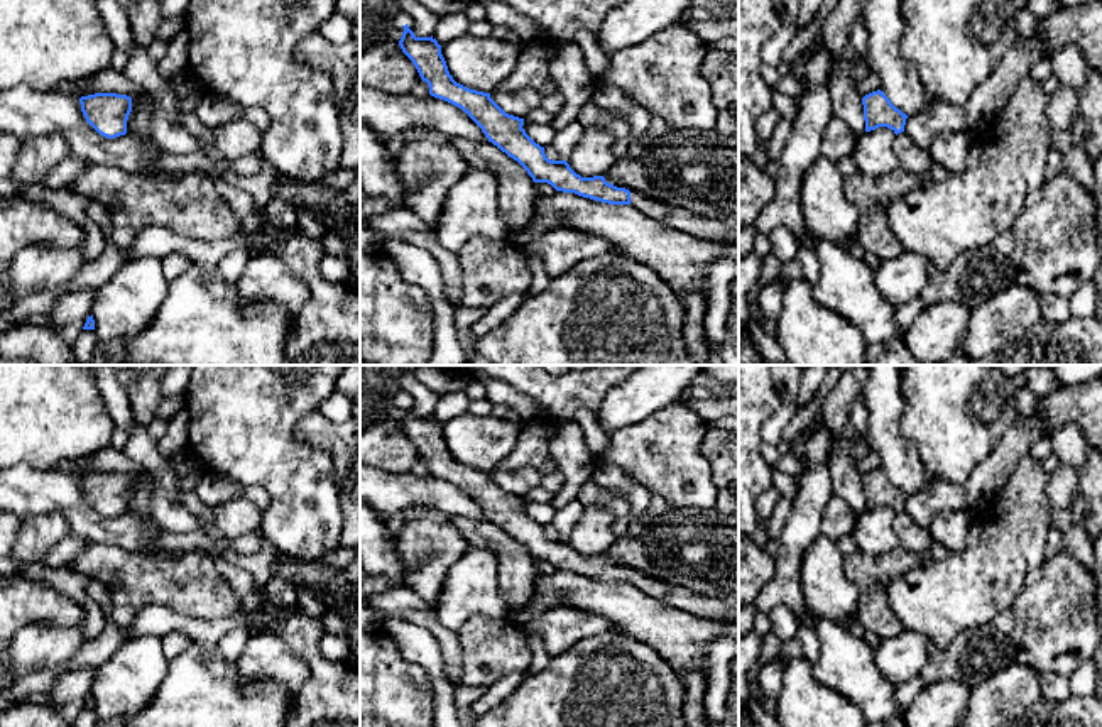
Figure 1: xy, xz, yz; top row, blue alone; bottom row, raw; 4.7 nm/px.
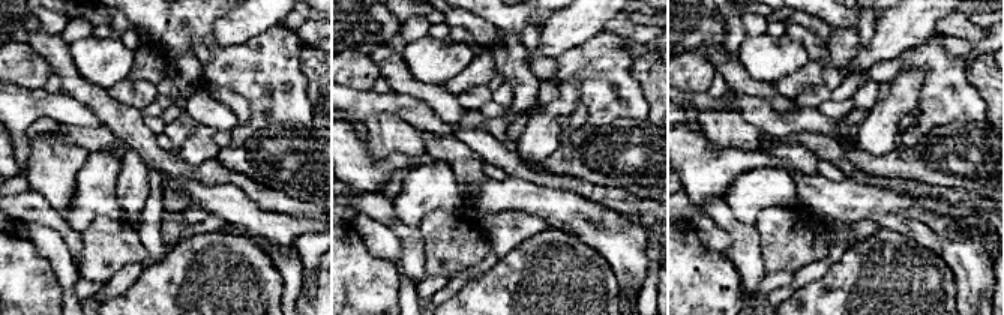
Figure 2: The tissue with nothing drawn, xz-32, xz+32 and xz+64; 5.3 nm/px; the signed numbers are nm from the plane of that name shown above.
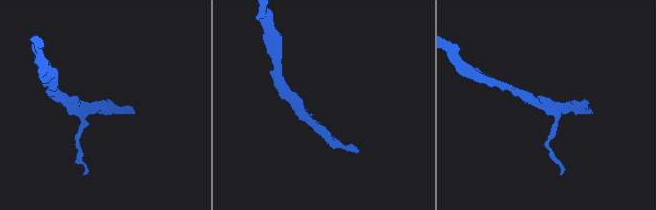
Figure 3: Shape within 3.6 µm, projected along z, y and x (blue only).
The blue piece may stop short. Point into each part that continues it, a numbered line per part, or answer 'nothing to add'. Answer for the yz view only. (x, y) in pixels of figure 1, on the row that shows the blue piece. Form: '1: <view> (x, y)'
nothing to add

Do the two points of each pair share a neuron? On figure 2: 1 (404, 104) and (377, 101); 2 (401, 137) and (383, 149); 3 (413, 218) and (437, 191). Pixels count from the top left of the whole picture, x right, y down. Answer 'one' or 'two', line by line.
1: one
2: one
3: one

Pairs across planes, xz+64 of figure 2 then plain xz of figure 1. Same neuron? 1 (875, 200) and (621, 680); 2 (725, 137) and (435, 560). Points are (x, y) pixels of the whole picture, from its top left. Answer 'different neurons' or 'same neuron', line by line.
1: different neurons
2: same neuron

